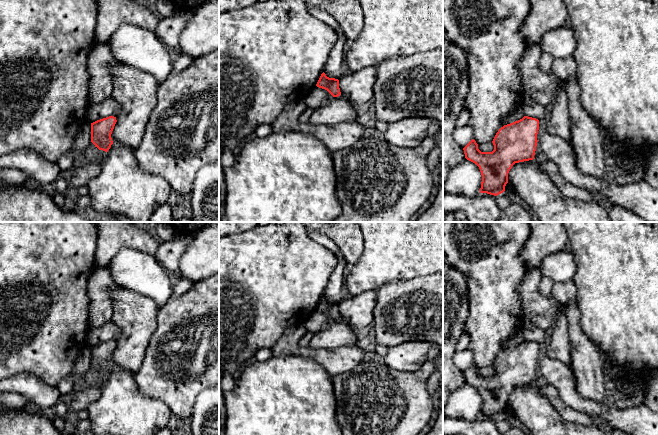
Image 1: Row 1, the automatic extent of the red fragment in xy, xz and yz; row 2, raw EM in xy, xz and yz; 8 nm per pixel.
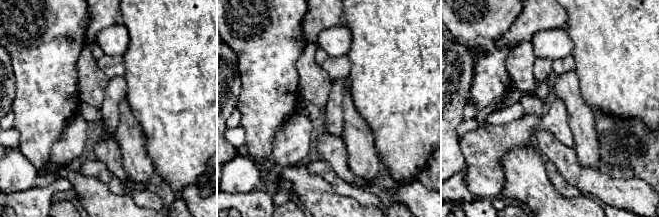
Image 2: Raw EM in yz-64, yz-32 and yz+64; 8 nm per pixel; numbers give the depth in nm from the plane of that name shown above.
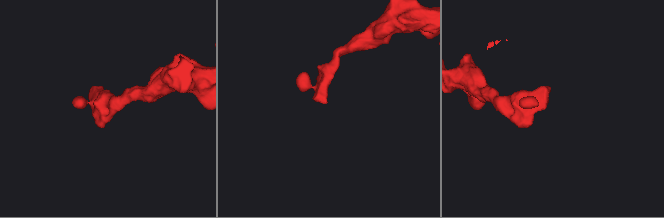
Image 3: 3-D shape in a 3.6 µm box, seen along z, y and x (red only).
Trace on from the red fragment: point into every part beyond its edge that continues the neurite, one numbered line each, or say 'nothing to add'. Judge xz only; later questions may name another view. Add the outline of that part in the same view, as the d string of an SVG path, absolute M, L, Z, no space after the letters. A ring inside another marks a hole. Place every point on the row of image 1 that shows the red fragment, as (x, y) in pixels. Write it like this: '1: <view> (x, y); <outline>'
1: xz (339, 110); M338 96L333 97L327 105L315 109L309 122L314 125L338 125L358 121L359 115L358 109Z

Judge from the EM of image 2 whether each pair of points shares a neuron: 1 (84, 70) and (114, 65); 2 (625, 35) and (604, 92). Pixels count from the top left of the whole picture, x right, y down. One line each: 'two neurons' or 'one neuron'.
1: two neurons
2: one neuron

